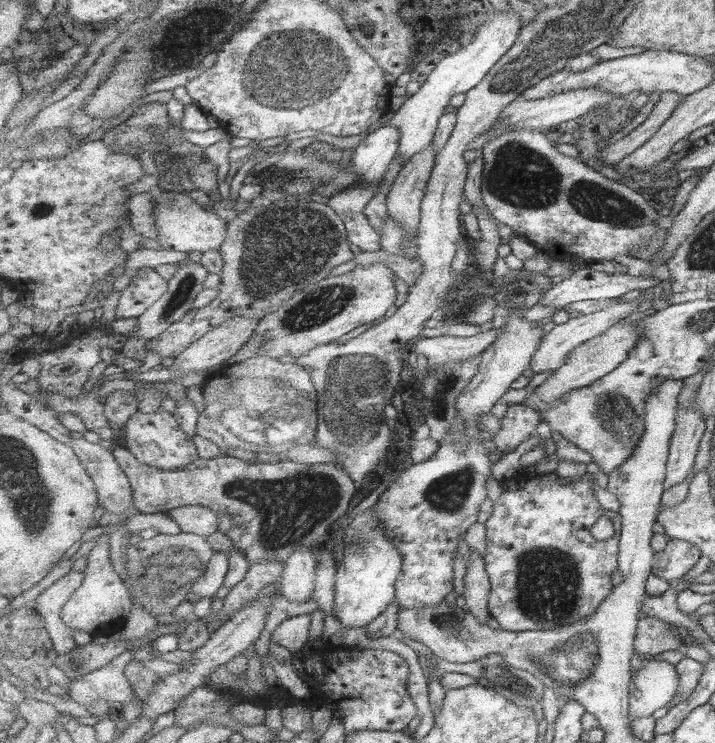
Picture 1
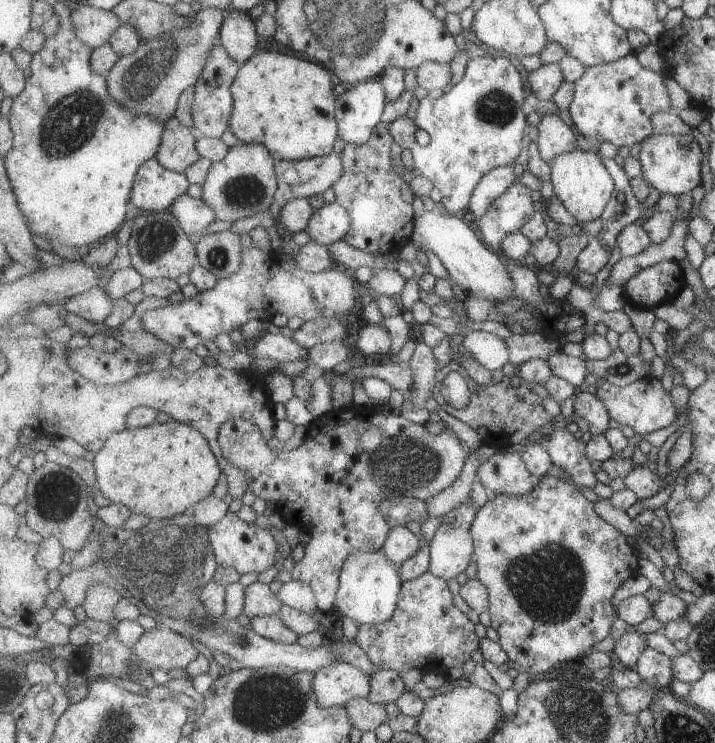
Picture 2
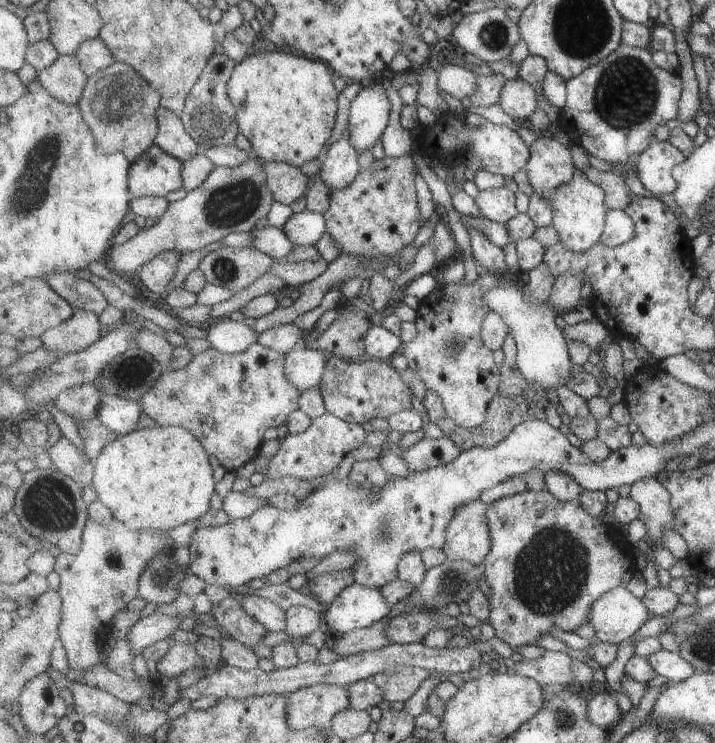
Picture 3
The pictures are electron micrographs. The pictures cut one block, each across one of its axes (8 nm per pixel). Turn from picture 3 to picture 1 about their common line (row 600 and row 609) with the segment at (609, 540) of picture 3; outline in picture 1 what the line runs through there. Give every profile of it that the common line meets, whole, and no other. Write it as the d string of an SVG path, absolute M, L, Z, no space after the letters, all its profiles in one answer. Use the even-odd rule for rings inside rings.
M521 469L513 475L509 480L504 480L504 488L500 497L493 501L493 512L488 520L484 523L486 526L486 548L484 560L486 561L486 572L489 574L492 591L489 599L490 614L497 620L502 629L513 632L525 632L532 630L553 630L556 628L566 627L579 621L583 621L585 617L593 616L599 610L602 602L616 588L613 586L613 574L619 572L620 568L620 536L622 533L623 523L622 516L619 512L607 510L596 497L597 485L589 478L589 473L581 477L569 478L572 483L563 485L552 482L543 482L540 475L533 475ZM608 516L615 522L617 534L609 540L597 540L591 532L593 524L601 518Z

